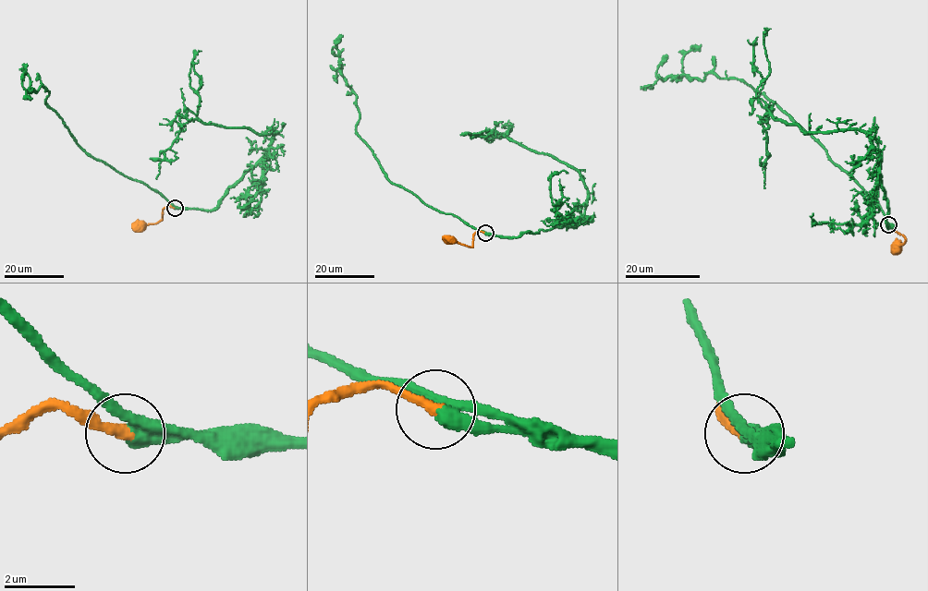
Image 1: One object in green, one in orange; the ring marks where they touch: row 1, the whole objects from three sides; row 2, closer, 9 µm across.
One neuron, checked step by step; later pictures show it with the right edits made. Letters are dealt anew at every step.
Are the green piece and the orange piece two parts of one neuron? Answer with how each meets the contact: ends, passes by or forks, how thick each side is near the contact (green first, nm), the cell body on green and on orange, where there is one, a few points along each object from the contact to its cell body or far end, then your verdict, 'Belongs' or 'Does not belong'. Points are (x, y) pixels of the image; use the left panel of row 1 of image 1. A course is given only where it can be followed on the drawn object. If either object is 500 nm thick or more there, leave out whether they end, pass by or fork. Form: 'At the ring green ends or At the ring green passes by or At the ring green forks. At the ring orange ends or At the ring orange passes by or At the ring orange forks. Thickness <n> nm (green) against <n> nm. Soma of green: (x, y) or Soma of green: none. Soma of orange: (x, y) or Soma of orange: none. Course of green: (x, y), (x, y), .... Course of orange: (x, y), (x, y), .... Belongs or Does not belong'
At the ring green passes by. At the ring orange ends. Thickness 400 nm (green) against 320 nm. Soma of green: none. Soma of orange: (140, 226). Course of green: (175, 208), (214, 209), (277, 133), (208, 125), (197, 116), (200, 95), (189, 72), (201, 51). Course of orange: (175, 208), (166, 206), (162, 219), (140, 227). Belongs

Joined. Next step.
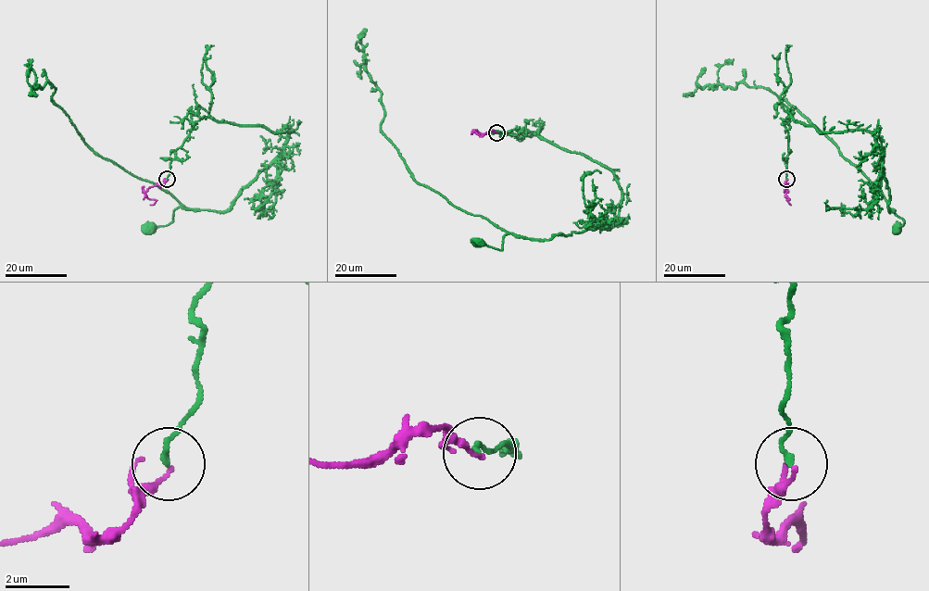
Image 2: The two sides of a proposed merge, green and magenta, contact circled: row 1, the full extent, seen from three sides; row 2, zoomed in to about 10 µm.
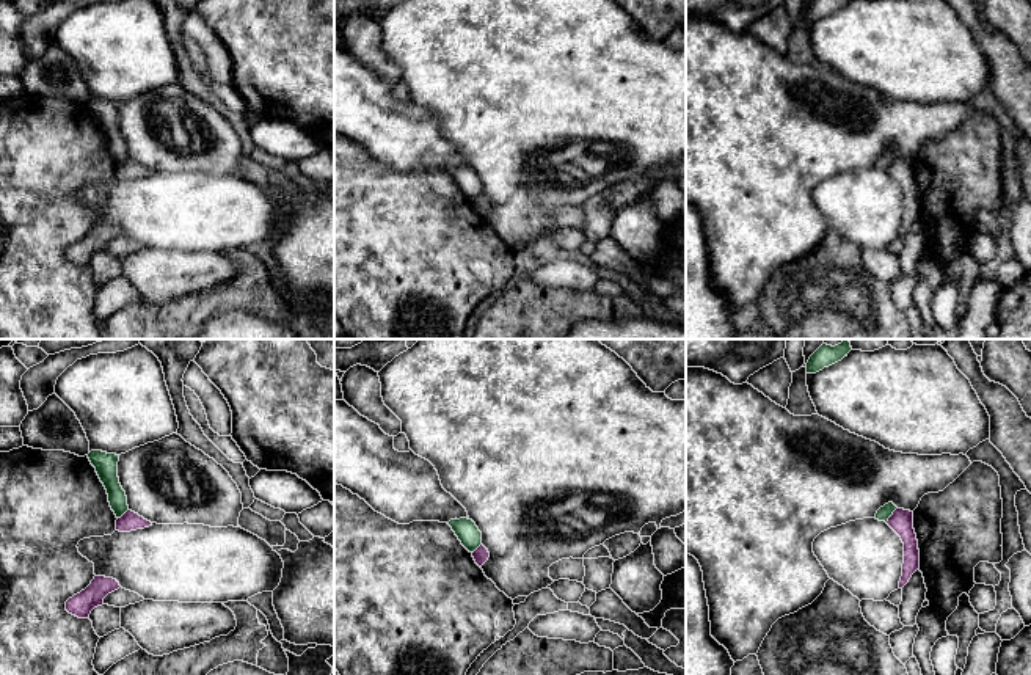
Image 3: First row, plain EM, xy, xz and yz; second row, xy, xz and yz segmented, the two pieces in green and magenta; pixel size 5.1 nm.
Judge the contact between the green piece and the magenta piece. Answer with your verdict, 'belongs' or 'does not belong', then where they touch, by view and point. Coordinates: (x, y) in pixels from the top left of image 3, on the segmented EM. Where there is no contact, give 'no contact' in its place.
does not belong | yz (892, 514)

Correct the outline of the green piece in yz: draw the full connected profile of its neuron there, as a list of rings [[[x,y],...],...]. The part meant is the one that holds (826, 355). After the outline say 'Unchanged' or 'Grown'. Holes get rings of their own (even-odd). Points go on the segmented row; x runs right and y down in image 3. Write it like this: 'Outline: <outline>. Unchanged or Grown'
Outline: [[[844,339],[841,344],[832,347],[822,344],[808,359],[807,374],[816,374],[824,367],[829,367],[841,361],[852,350],[851,342]]]. Unchanged

